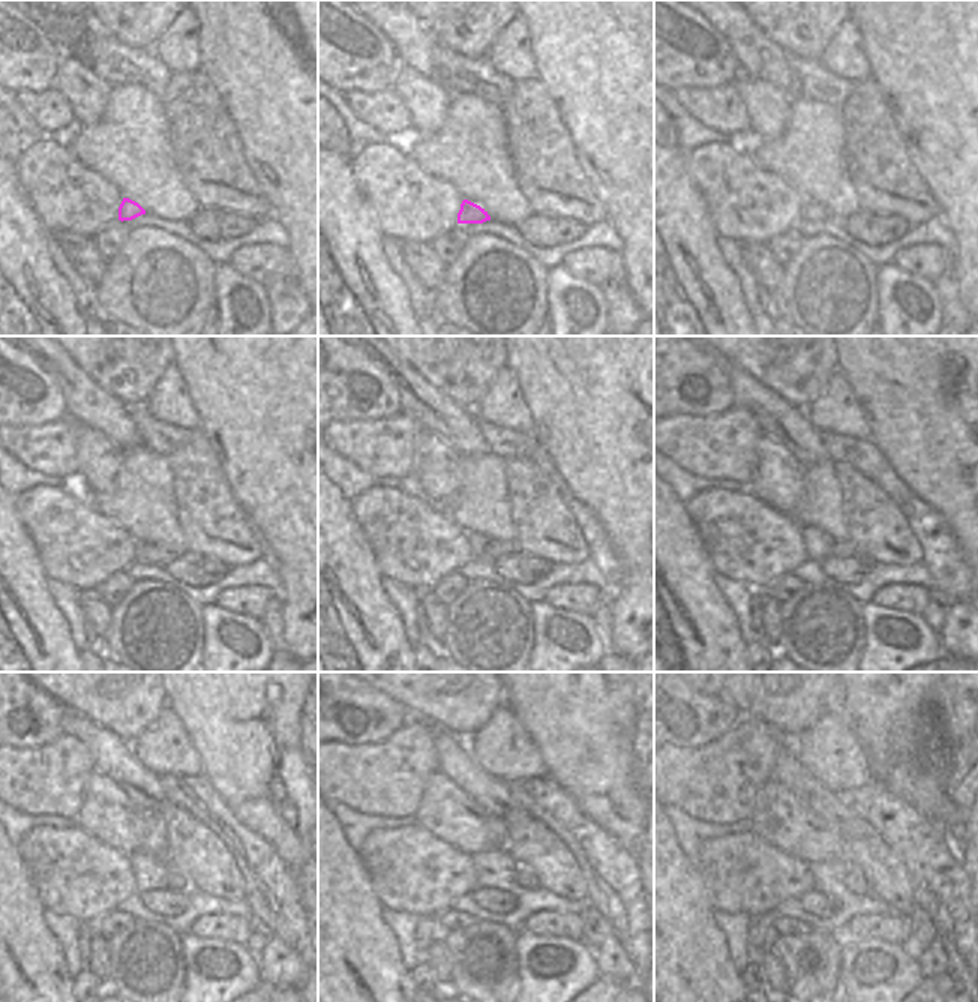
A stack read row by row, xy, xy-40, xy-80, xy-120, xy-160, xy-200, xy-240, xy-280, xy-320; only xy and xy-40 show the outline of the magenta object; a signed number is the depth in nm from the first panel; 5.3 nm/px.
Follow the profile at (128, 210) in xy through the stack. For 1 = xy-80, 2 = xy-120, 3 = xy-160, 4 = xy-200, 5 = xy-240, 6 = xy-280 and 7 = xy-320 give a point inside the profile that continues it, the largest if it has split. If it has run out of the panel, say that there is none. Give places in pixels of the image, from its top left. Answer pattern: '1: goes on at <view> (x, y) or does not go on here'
1: goes on at xy-80 (812, 212)
2: goes on at xy-120 (149, 552)
3: goes on at xy-160 (495, 549)
4: goes on at xy-200 (846, 548)
5: goes on at xy-240 (176, 881)
6: goes on at xy-280 (524, 878)
7: goes on at xy-320 (855, 881)

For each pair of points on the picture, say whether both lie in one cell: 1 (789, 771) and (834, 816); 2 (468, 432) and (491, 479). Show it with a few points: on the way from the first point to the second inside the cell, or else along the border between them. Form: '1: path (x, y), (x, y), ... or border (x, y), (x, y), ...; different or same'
1: path (801, 783), (825, 804); same
2: border (489, 452), (464, 458); different

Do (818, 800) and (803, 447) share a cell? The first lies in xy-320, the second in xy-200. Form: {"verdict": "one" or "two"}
{"verdict": "one"}

